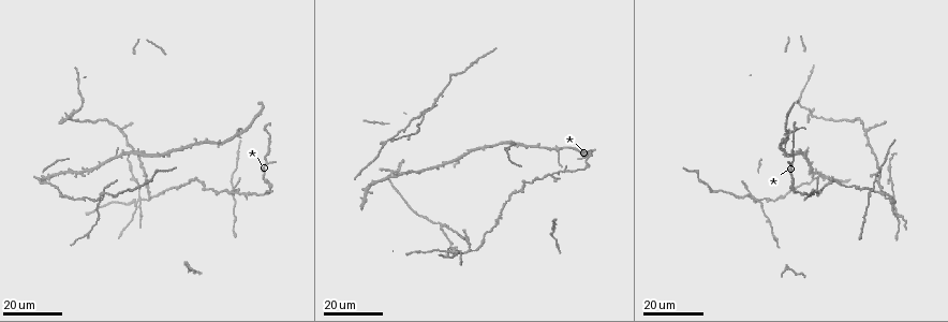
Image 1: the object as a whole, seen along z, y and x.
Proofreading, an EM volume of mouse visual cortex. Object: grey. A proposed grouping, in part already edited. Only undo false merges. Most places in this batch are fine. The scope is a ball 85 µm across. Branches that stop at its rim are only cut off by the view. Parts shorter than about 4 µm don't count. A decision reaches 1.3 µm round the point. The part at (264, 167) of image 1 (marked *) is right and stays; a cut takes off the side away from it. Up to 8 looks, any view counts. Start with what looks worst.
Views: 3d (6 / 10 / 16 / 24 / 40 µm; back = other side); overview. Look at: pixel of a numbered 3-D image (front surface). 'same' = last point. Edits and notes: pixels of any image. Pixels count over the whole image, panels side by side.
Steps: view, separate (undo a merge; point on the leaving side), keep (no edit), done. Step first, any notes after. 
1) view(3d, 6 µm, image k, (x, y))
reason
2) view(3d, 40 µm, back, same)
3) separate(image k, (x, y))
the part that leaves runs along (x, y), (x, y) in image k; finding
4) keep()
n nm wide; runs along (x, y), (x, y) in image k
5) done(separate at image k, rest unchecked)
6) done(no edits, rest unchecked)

view(3d, 24 µm, image 1, (422, 111))
four-way junction

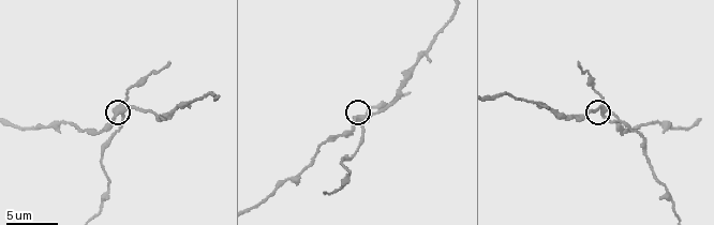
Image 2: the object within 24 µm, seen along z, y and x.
view(3d, 10 µm, image 2, (605, 109))

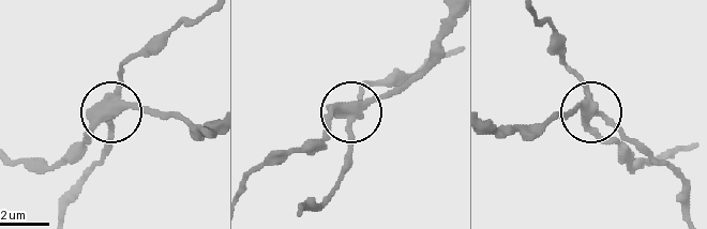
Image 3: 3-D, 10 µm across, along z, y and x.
view(3d, 10 µm, back, image 3, (596, 113))

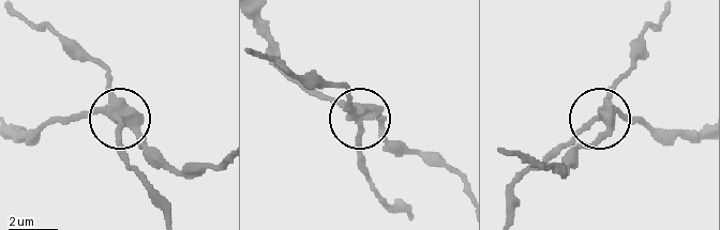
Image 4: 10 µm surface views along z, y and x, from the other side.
separate(image 4, (118, 133))
side arm 28 µm; 4 arms; two neurons meet here

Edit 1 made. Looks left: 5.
view(overview)

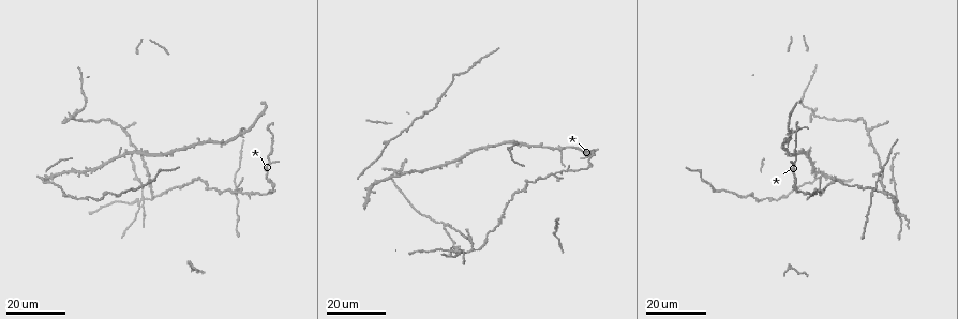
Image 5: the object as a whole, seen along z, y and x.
view(3d, 16 µm, image 5, (560, 148))
looks like a crossing

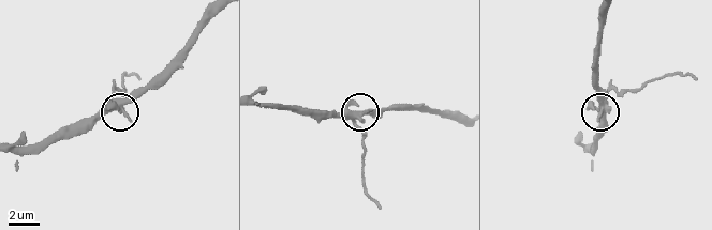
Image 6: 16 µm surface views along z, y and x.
view(3d, 6 µm, image 6, (350, 119))
closer look

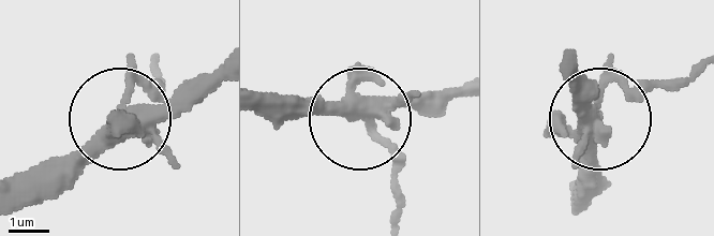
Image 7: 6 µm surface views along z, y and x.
keep()
side arm 7 µm; all the same neuron

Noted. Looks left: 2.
view(3d, 16 µm, image 5, (235, 189))
a fork

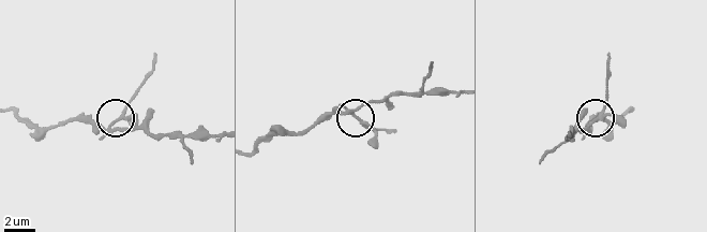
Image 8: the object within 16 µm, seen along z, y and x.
view(3d, 6 µm, image 8, (590, 125))

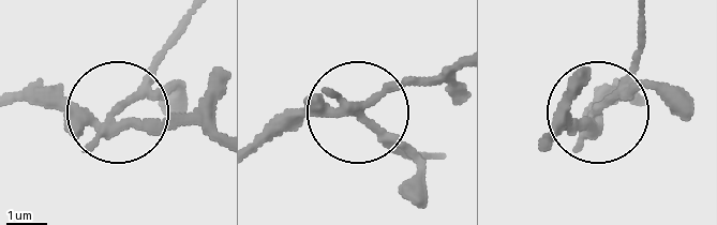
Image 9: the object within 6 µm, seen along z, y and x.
separate(image 9, (153, 99))
3 arms; the part that leaves runs along (105, 123), (187, 14) in image 9; a second neuron is stuck on

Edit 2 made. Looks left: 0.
done(separate at image 4, separate at image 9, rest unchecked)

